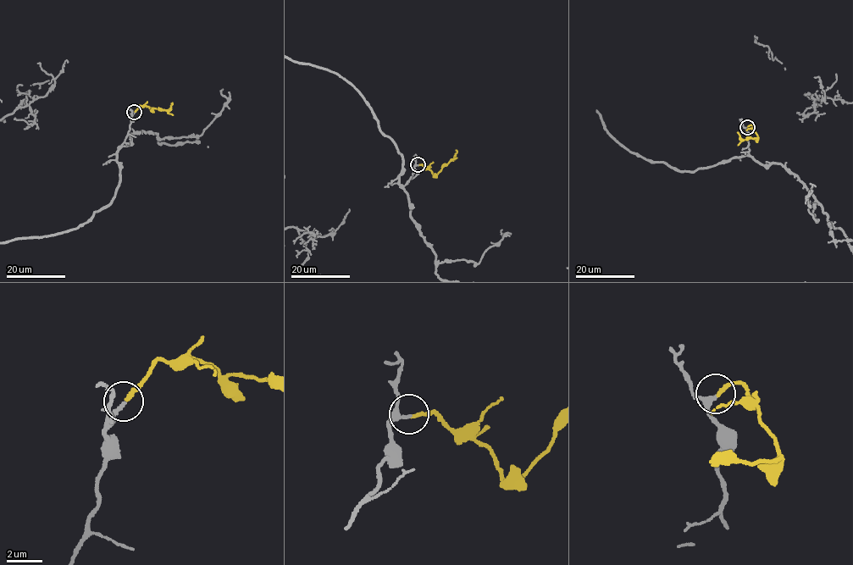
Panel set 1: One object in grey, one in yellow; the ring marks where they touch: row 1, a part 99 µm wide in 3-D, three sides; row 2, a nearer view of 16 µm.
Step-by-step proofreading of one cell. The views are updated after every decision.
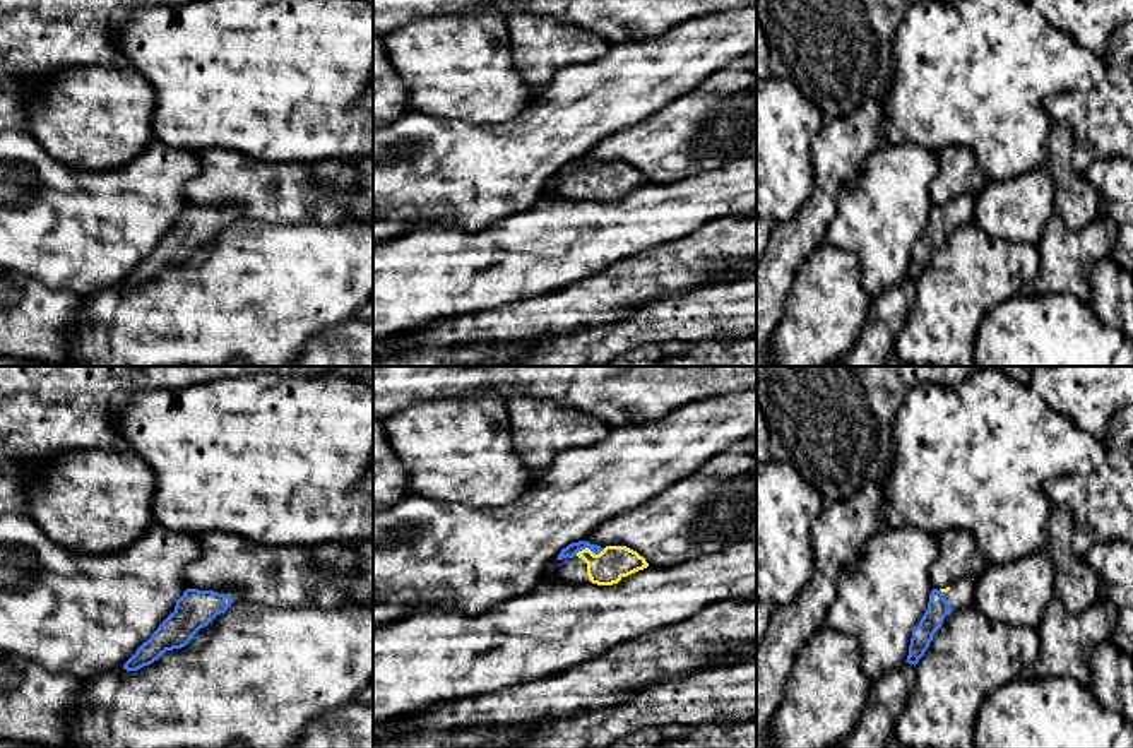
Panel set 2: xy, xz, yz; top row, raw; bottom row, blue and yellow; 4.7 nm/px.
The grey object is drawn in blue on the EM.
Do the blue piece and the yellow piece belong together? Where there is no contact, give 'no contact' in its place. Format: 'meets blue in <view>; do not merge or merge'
meets blue in xz; merge

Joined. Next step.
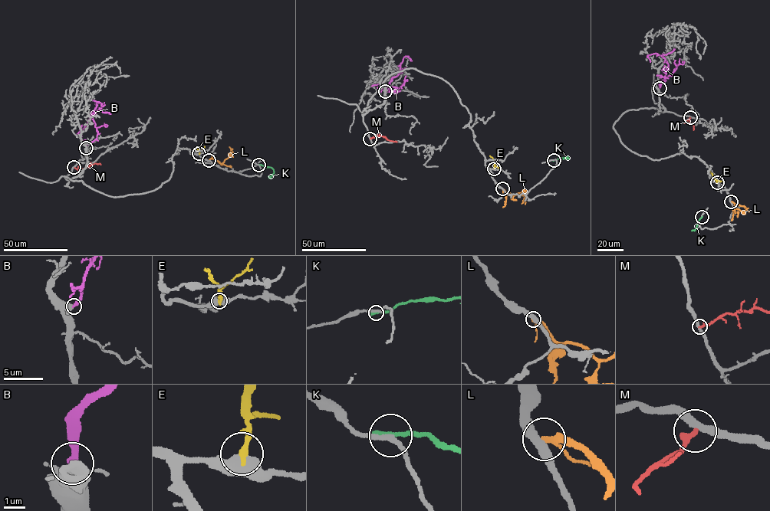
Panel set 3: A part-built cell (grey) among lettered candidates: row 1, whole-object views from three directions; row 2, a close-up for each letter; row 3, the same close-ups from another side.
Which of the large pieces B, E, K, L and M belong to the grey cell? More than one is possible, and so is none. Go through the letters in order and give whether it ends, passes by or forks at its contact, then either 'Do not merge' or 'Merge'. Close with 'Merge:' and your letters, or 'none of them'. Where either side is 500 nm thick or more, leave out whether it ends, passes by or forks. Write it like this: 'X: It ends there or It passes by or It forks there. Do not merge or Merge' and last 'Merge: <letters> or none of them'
B: It ends there. Merge
E: Do not merge
K: It ends there. Do not merge
L: It passes by. Do not merge
M: It ends there. Do not merge
Merge: B

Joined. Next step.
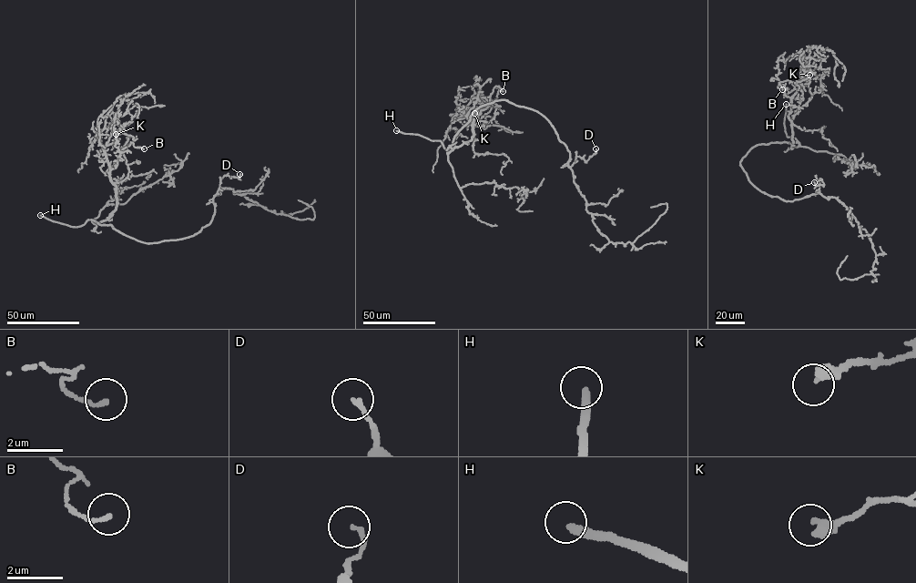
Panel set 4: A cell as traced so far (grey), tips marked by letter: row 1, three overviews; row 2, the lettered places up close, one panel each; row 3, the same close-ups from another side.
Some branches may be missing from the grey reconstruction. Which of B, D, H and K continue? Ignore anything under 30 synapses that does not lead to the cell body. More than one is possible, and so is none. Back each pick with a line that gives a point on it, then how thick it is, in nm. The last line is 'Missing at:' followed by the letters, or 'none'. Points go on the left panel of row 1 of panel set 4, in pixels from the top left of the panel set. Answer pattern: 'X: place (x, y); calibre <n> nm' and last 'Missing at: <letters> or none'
H: place (40, 215); calibre 280 nm
Missing at: H

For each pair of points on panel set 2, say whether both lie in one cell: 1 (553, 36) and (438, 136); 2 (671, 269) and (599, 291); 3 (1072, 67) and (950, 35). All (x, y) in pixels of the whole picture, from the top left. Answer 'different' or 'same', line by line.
1: different
2: same
3: same

